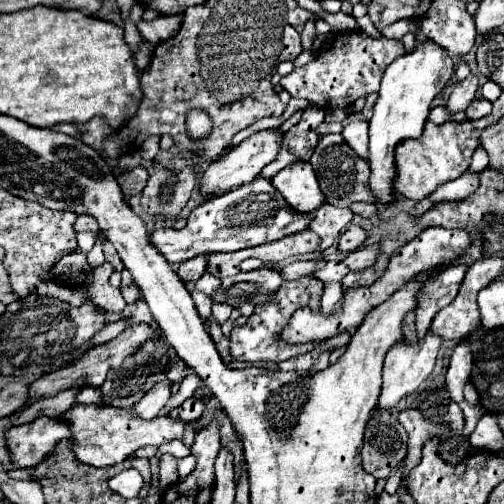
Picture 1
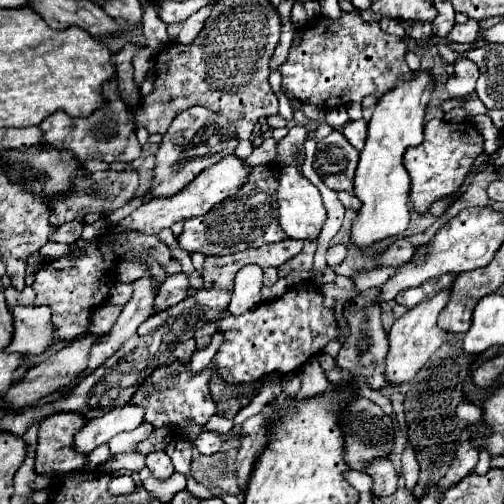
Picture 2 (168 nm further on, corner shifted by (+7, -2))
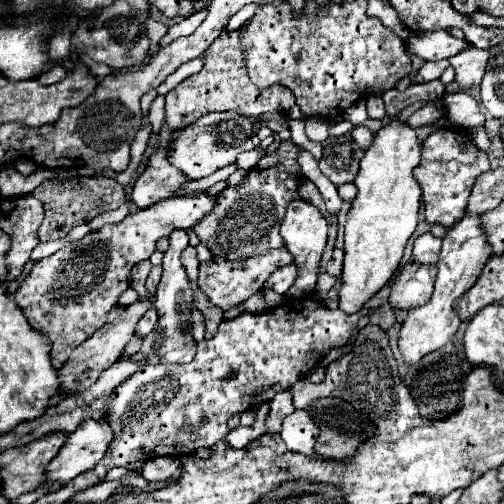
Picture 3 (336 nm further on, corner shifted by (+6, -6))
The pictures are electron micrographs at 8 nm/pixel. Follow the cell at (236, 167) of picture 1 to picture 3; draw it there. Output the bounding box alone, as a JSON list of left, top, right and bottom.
[15,194,215,364]

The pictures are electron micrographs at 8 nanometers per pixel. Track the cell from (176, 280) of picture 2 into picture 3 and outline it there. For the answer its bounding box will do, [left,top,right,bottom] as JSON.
[135,310,157,338]

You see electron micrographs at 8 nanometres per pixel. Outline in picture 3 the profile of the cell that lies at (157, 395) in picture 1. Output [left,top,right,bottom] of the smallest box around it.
[43,420,111,488]

